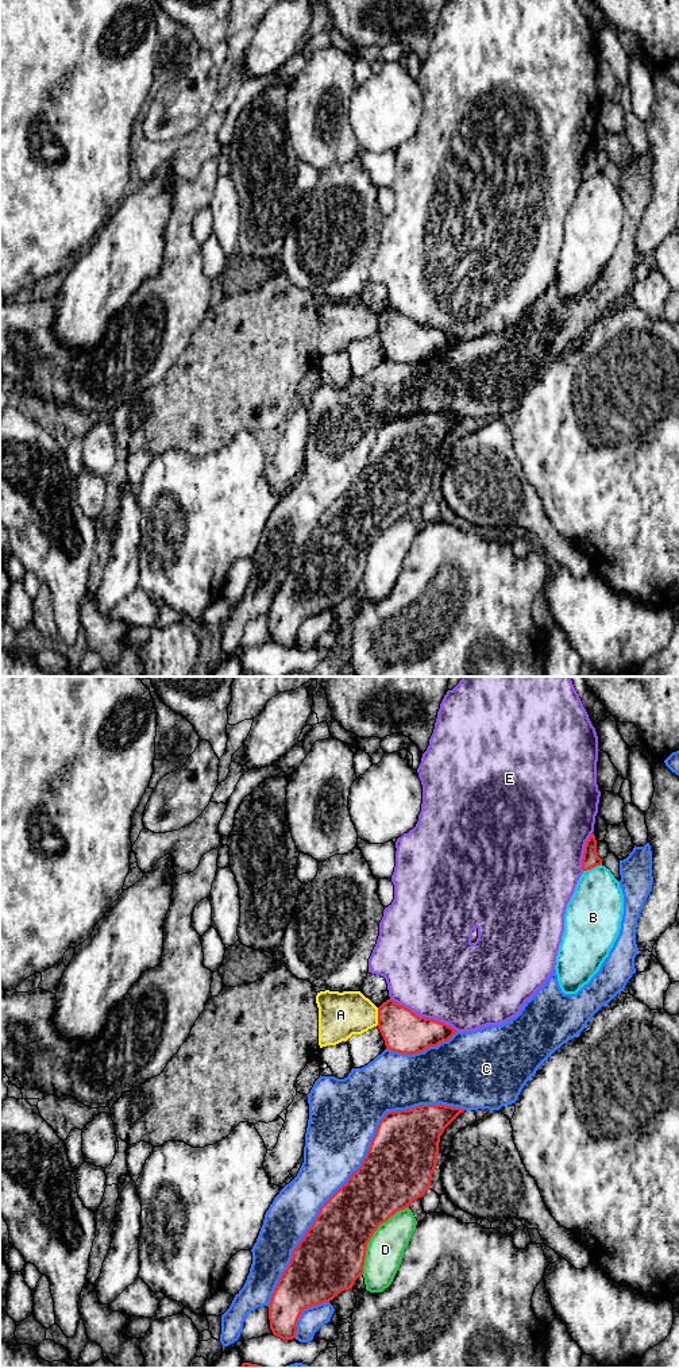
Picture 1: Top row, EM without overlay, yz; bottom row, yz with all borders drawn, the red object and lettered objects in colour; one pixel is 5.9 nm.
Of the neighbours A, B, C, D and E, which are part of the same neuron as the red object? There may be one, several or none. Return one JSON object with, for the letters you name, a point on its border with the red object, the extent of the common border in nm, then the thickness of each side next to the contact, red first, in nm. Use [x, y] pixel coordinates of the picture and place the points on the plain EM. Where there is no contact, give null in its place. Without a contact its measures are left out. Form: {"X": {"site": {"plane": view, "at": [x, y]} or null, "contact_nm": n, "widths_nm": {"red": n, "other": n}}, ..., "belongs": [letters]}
{"belongs": []}

